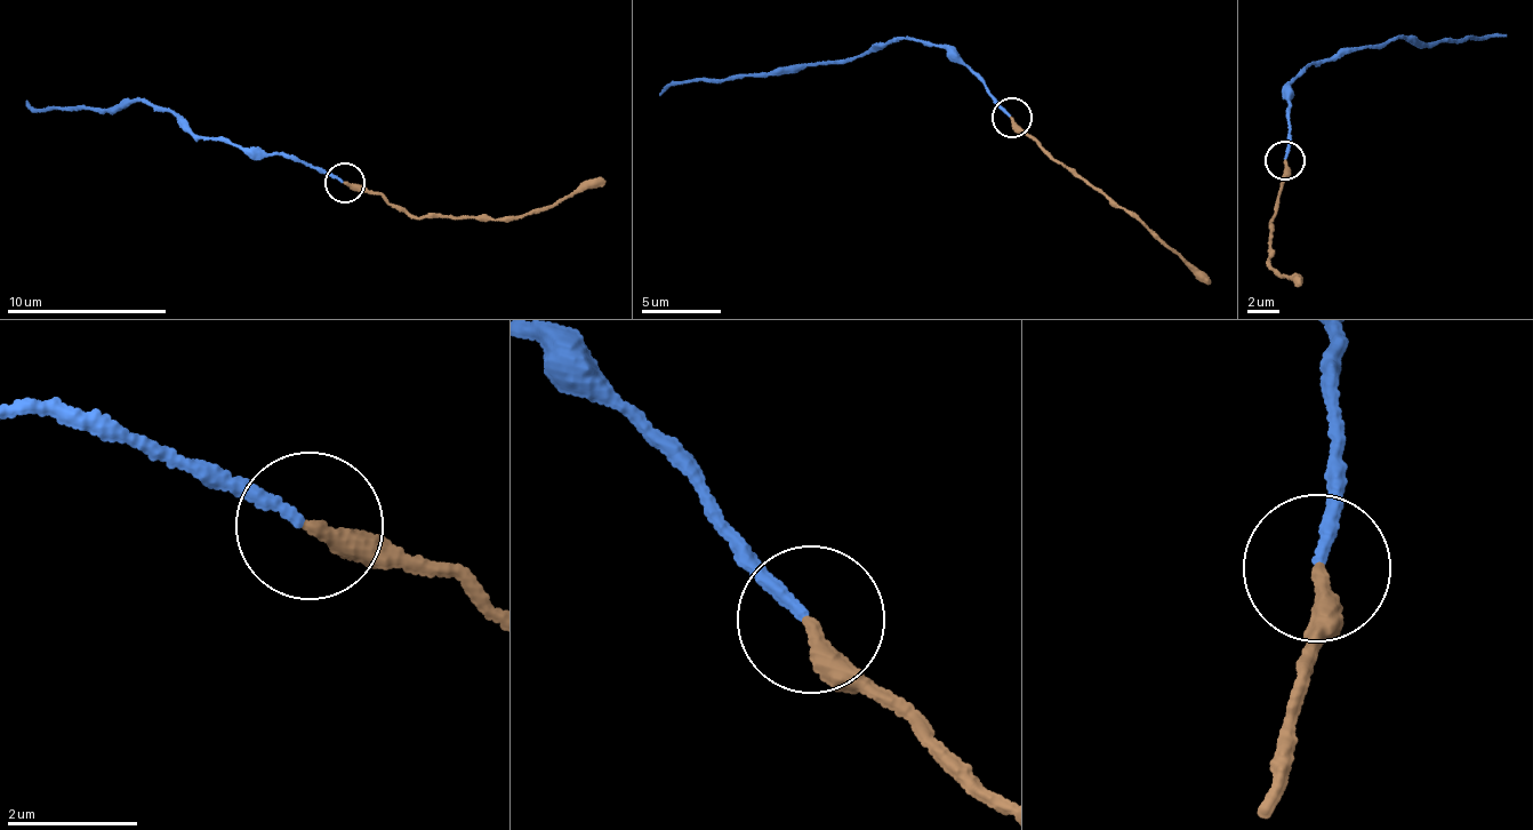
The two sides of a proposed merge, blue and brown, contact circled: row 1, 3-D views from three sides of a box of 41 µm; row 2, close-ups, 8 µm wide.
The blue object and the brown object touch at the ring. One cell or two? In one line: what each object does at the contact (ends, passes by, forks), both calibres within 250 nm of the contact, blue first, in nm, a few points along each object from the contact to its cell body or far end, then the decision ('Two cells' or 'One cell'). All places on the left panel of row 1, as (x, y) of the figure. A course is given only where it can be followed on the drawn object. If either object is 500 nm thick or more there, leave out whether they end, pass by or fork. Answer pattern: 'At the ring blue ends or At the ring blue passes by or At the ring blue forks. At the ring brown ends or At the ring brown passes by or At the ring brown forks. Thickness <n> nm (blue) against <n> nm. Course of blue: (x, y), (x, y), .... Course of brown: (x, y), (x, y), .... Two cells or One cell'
At the ring blue ends. At the ring brown ends. Thickness 180 nm (blue) against 320 nm. Course of blue: (342, 181), (246, 146), (192, 134), (152, 103), (123, 98), (96, 109), (40, 109), (27, 103). Course of brown: (345, 181), (411, 215), (497, 222), (535, 213), (604, 177). One cell

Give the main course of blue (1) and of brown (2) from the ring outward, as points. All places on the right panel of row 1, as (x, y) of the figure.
1: (1286, 158), (1291, 82), (1318, 58), (1411, 34), (1438, 44), (1476, 36), (1505, 37)
2: (1285, 160), (1266, 261), (1278, 274), (1301, 281)

